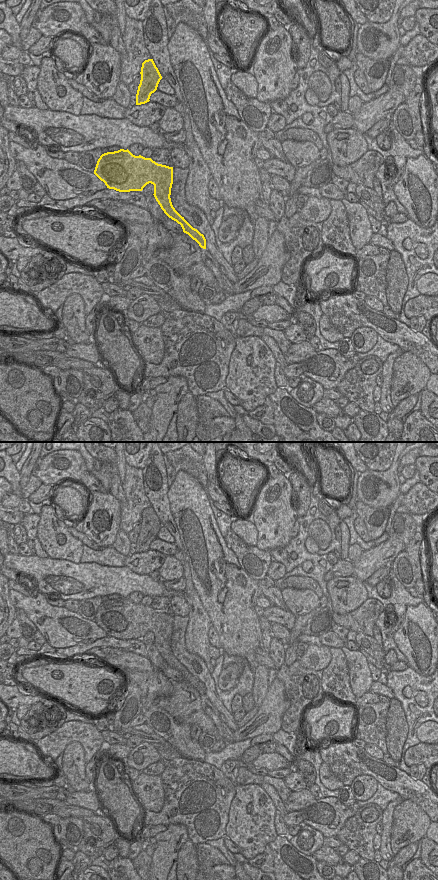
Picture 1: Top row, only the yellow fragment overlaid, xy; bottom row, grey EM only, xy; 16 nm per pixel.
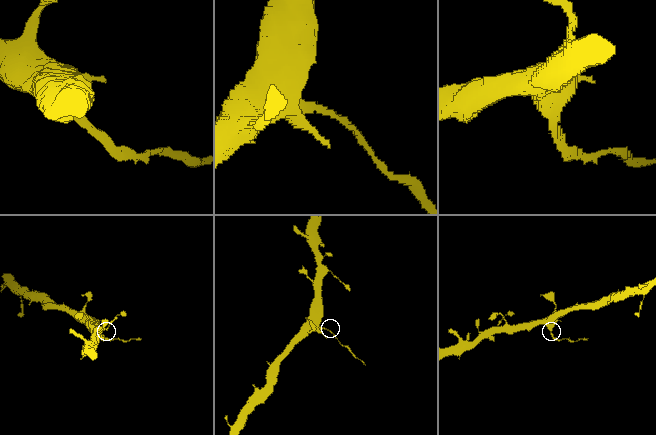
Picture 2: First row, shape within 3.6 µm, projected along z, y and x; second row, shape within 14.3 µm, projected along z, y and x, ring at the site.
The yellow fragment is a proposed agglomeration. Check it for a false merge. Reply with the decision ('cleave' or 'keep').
cleave

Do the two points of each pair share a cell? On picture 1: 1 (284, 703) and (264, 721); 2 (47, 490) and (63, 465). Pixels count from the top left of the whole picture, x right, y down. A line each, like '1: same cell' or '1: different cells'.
1: same cell
2: different cells

